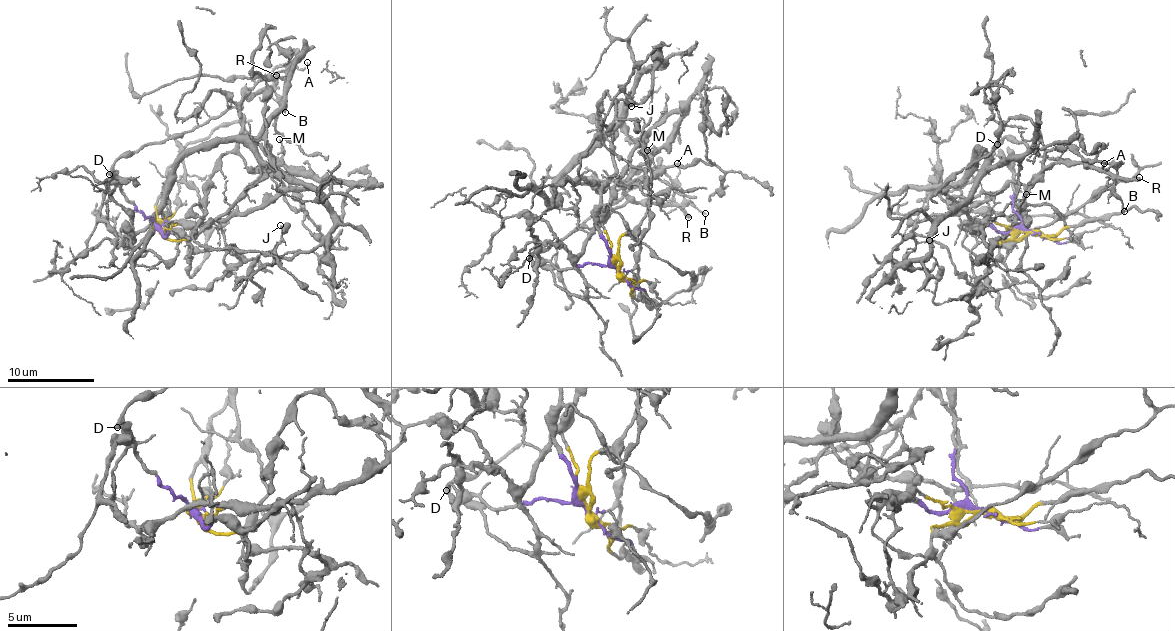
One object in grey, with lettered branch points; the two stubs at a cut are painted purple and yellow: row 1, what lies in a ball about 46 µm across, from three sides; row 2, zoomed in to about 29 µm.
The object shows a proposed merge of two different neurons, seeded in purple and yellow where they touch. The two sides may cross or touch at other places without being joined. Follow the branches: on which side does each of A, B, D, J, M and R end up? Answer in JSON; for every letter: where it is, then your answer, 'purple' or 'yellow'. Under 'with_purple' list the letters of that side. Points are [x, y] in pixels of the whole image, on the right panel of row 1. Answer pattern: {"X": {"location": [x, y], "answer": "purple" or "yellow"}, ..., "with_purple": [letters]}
{"A": {"location": [1104, 163], "answer": "yellow"}, "B": {"location": [1124, 211], "answer": "yellow"}, "D": {"location": [997, 144], "answer": "yellow"}, "J": {"location": [929, 240], "answer": "purple"}, "M": {"location": [1026, 194], "answer": "yellow"}, "R": {"location": [1139, 177], "answer": "yellow"}, "with_purple": ["J"]}

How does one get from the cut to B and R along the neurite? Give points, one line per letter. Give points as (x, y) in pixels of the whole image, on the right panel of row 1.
B: (1028, 230), (991, 220), (972, 229), (991, 245), (1003, 241), (1055, 165), (1110, 174), (1124, 212)
R: (1028, 230), (991, 220), (972, 229), (991, 245), (1003, 241), (1051, 167), (1079, 163), (1140, 177)

